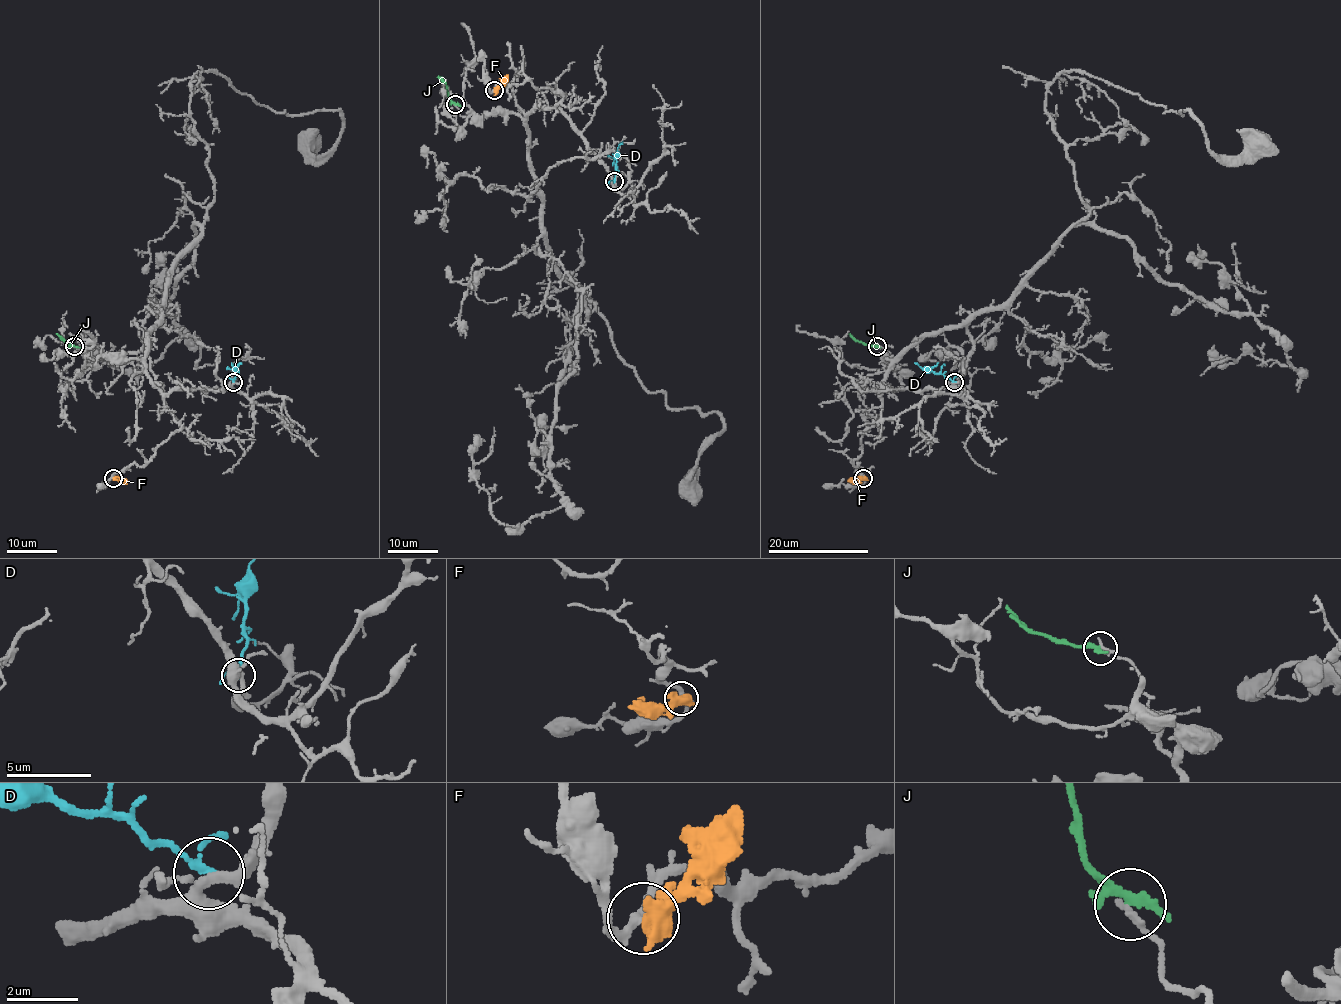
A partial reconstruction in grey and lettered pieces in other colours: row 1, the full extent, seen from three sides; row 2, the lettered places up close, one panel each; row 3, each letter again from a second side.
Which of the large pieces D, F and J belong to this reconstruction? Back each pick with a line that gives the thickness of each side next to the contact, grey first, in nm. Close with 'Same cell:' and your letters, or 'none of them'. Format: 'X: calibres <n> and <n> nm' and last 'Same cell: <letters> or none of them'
Same cell: none of them

